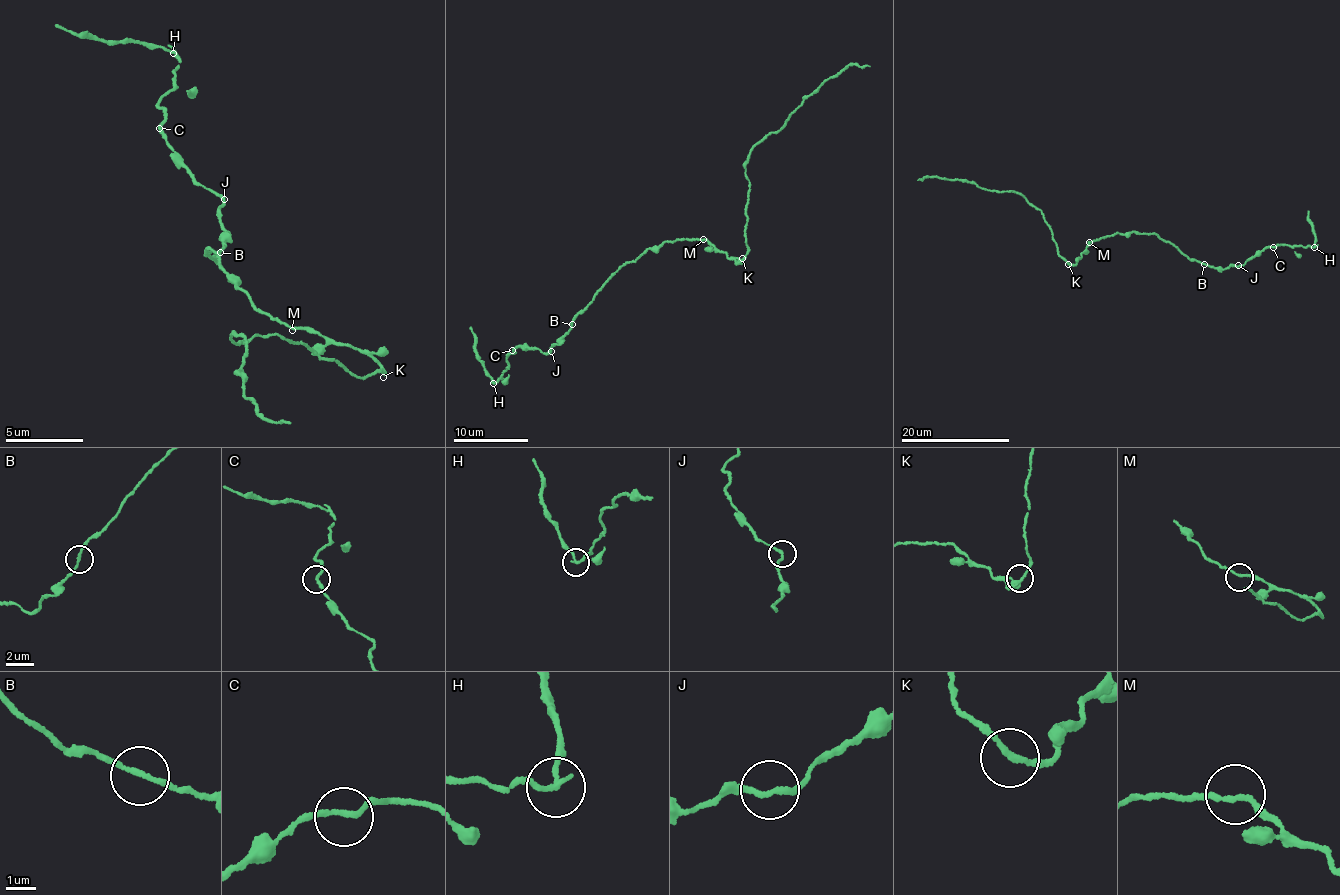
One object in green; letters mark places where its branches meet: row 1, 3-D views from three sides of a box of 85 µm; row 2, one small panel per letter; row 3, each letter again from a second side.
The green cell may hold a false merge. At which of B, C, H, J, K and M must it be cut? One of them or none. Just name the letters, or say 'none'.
H

